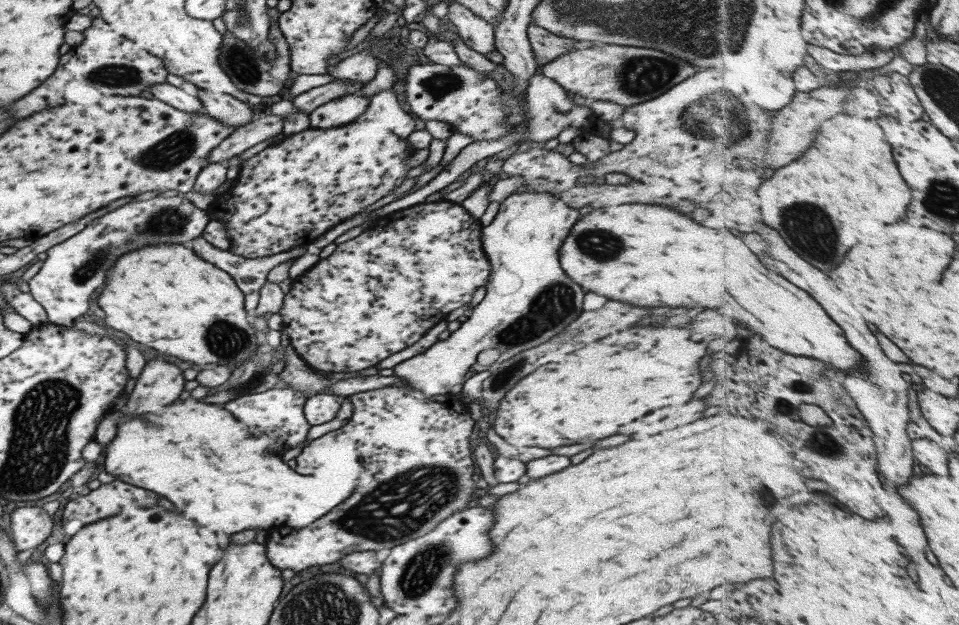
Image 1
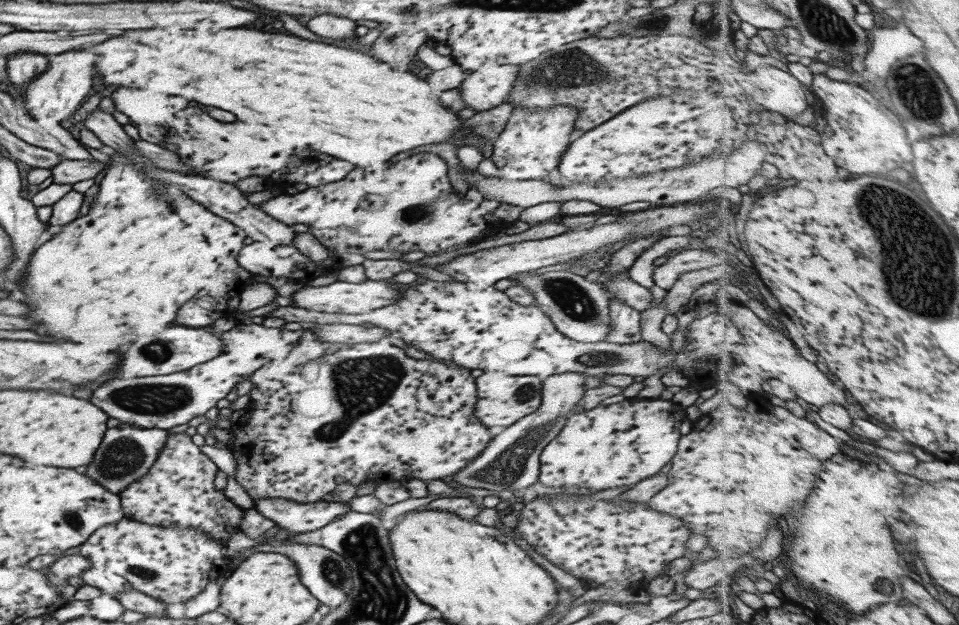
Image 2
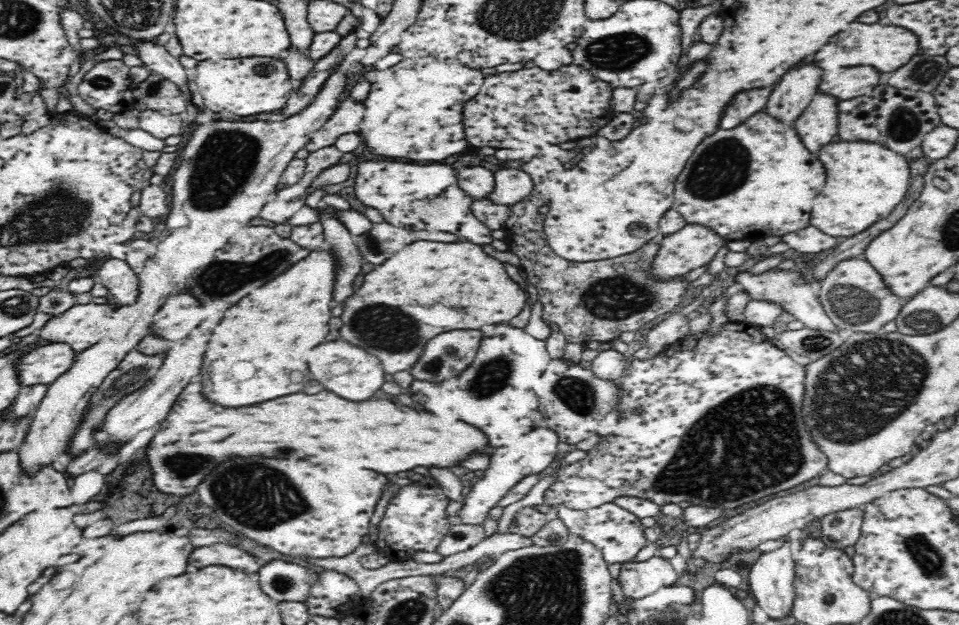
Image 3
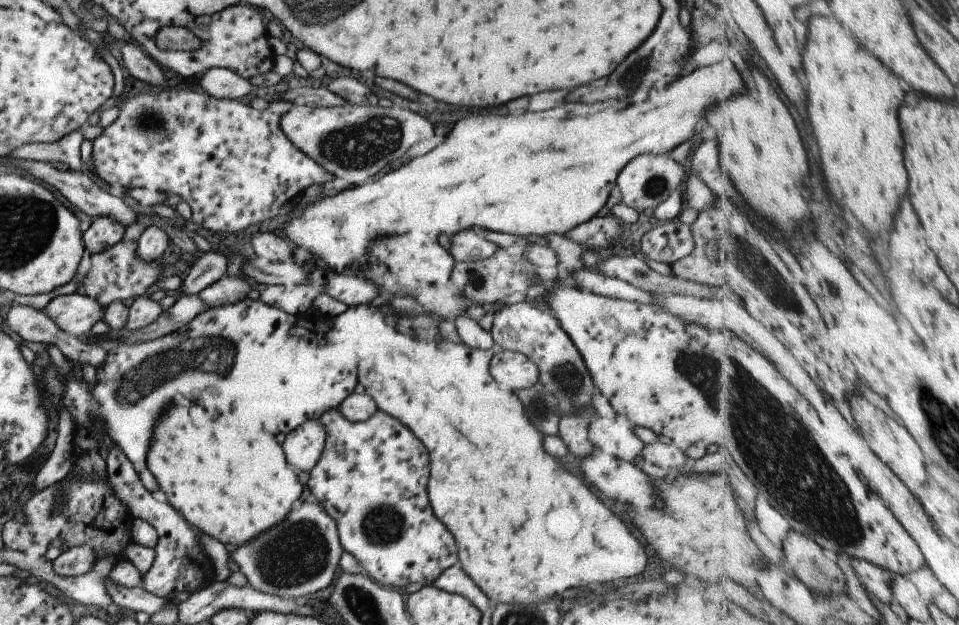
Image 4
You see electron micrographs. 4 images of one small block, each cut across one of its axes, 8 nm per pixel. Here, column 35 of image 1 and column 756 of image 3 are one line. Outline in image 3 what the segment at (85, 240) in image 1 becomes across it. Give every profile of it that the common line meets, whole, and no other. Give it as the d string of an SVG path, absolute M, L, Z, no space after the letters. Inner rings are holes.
M774 268L759 274L754 275L748 270L739 272L734 277L734 282L738 282L742 286L742 290L750 294L752 299L758 301L774 301L782 305L782 310L792 314L796 320L800 320L806 328L814 330L827 330L828 332L838 332L839 327L834 324L834 321L826 314L820 299L818 298L817 288L813 284L804 280L801 273L793 270L776 270Z

